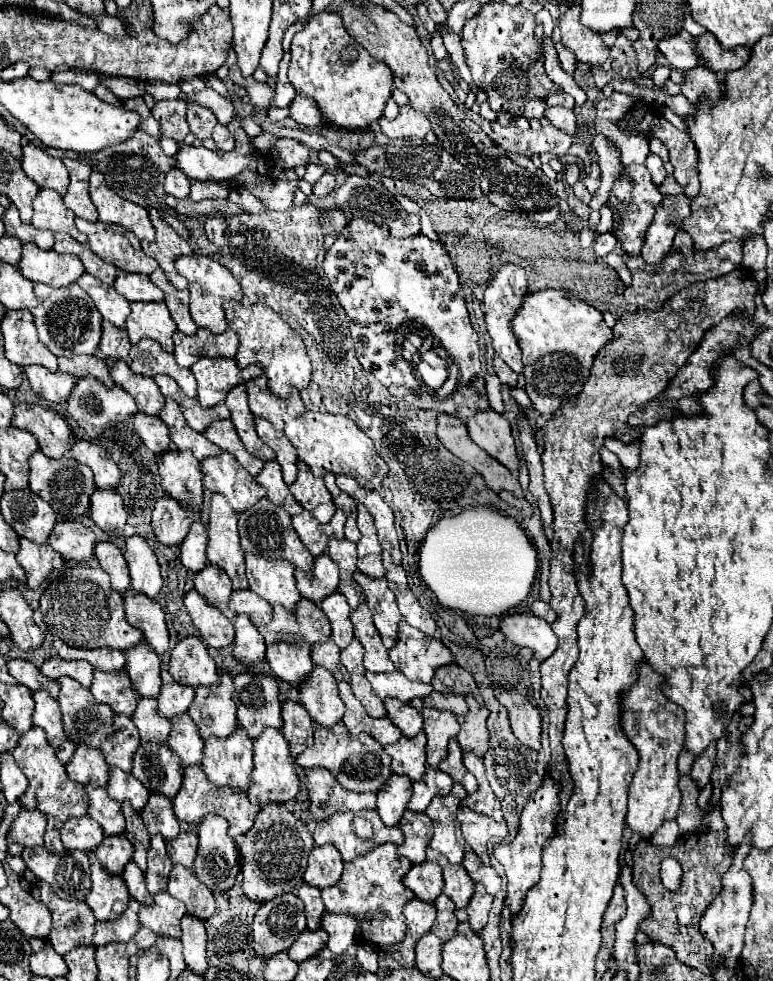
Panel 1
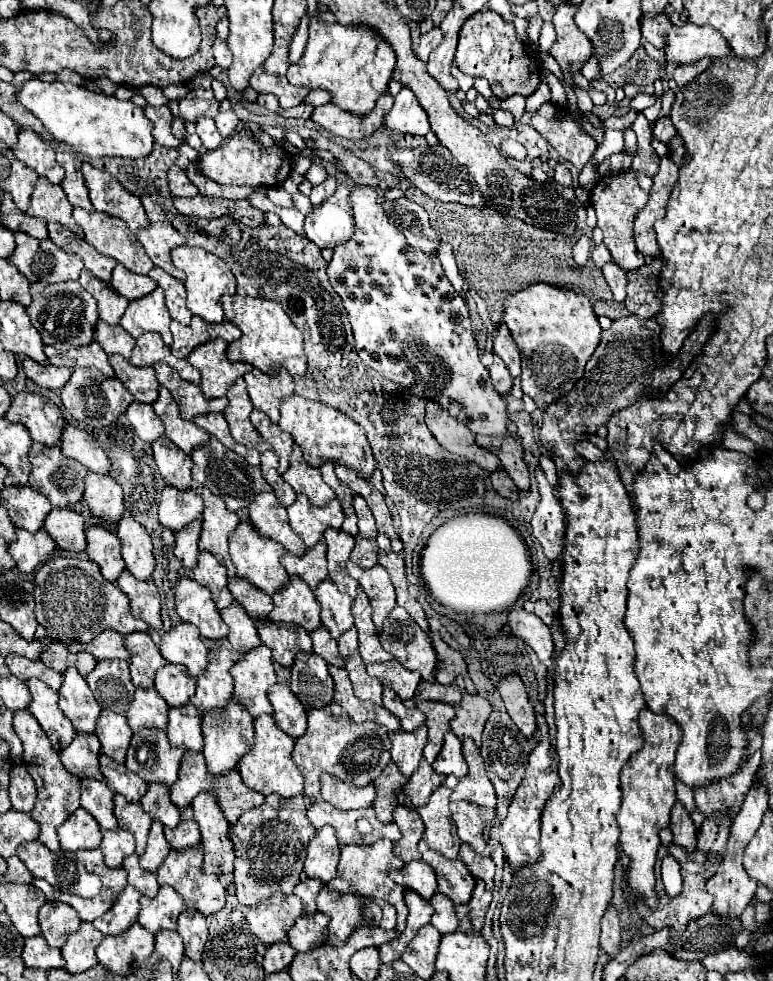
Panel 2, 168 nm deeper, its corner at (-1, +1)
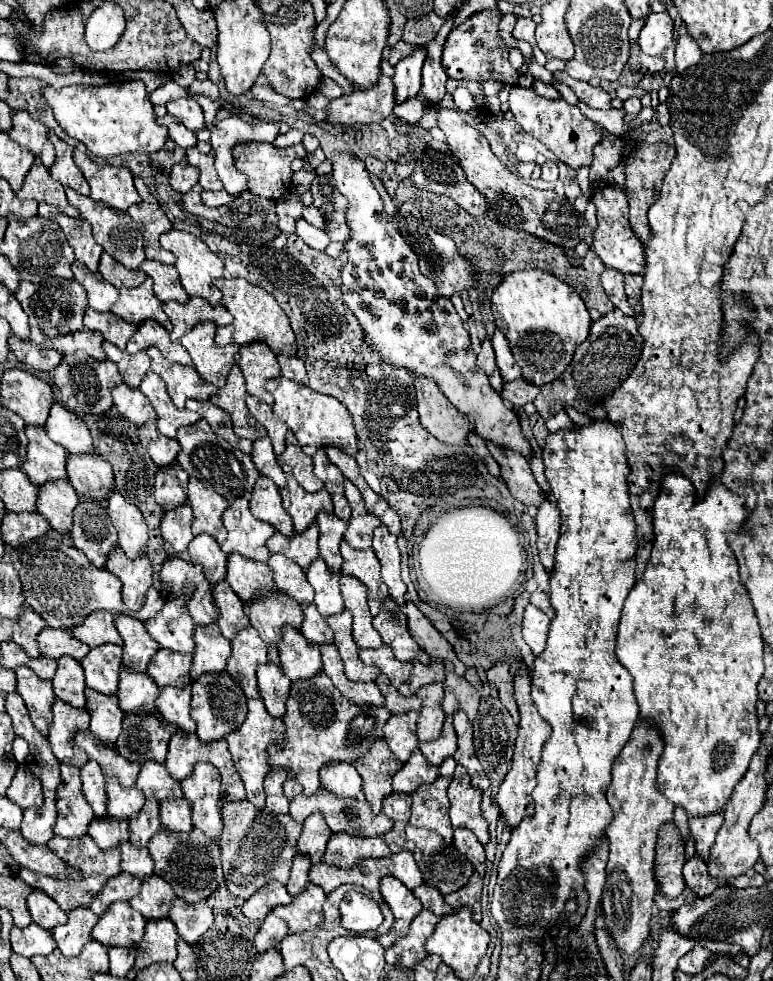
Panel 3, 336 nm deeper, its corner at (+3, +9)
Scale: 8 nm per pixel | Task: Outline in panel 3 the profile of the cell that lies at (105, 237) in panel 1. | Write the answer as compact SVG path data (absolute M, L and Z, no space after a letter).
M67 190L67 198L69 198L69 204L75 206L81 216L93 226L93 236L95 236L95 242L99 246L103 246L103 250L107 254L111 254L117 262L121 262L123 266L127 268L137 268L143 260L145 260L145 252L143 252L143 236L141 236L141 230L137 228L137 224L133 224L131 216L127 216L127 212L123 210L117 210L117 208L111 208L111 206L105 206L105 204L99 204L95 202L93 198L89 196L81 196L77 194L75 190Z

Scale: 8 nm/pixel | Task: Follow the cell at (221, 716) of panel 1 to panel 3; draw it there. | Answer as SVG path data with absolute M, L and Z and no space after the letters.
M217 624L197 626L193 632L195 650L191 678L197 680L201 674L221 674L225 670L227 658L231 656L231 642L223 638Z

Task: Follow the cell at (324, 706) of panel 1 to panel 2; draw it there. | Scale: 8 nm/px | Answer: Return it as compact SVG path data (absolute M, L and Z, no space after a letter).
M299 652L291 666L291 690L307 708L323 708L333 702L333 678L327 662L317 654Z

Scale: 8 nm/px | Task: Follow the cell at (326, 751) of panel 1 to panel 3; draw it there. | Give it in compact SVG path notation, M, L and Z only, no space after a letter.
M319 672L313 680L297 680L291 684L287 710L283 716L285 724L285 746L269 744L270 773L265 776L267 806L273 814L288 813L288 799L284 795L283 784L289 774L297 778L303 786L303 794L311 796L319 790L319 768L327 762L349 762L353 764L371 744L383 736L383 726L389 720L389 712L383 706L357 706L345 700L333 682Z

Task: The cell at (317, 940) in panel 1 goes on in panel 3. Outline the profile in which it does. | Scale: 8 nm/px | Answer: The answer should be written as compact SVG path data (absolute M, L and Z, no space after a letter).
M309 884L309 888L301 892L301 896L295 896L291 904L277 906L273 908L273 912L289 924L291 932L305 932L321 924L323 902L325 902L323 888L317 888L317 884Z

